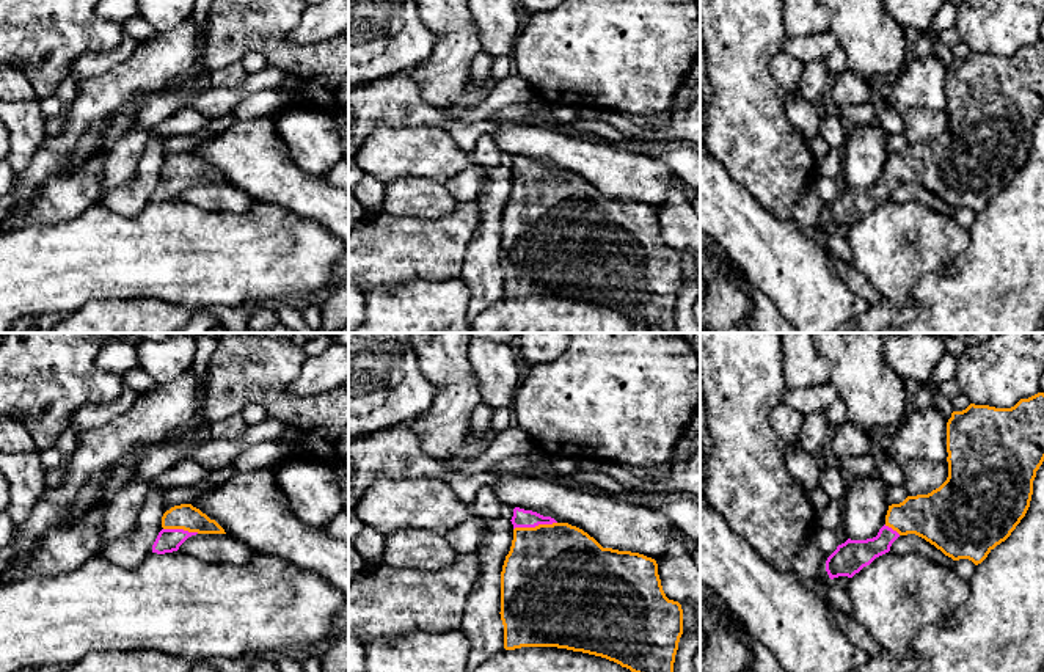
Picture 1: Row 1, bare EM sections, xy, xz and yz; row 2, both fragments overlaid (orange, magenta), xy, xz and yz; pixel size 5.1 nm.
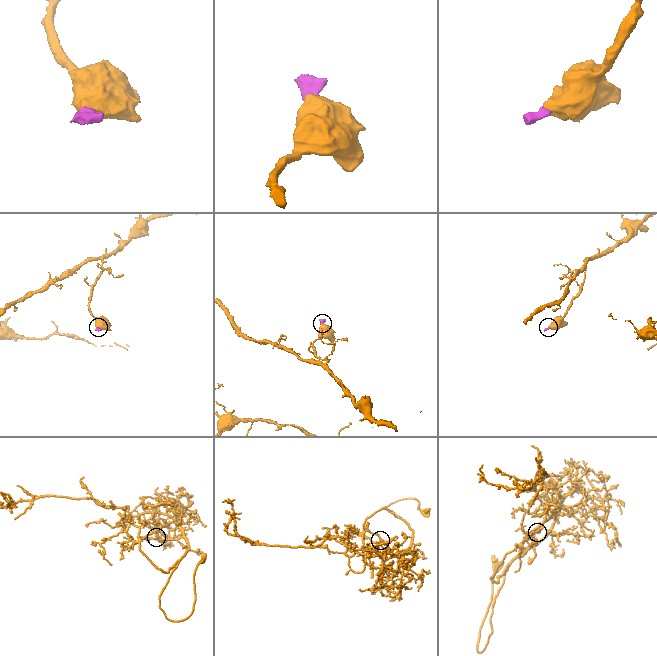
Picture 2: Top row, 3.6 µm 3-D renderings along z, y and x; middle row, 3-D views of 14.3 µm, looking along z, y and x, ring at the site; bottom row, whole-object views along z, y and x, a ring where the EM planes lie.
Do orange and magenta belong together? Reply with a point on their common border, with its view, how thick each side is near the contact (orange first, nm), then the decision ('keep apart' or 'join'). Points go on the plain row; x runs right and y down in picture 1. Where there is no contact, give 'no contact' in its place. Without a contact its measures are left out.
meets orange in xz at (536, 175); 500 nm thick on the orange side, 100 nm on the other; join

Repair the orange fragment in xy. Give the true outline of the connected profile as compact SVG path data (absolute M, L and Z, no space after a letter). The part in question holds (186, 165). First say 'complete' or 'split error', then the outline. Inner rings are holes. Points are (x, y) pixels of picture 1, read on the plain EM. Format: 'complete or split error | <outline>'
split error | M181 152L166 159L162 165L162 176L163 177L159 181L152 193L152 201L157 203L177 199L188 185L196 182L226 182L215 168L210 168L206 162L193 155L192 152Z

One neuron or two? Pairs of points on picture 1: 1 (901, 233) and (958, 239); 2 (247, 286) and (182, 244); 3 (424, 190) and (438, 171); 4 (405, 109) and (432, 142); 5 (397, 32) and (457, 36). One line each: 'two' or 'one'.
1: one
2: one
3: two
4: two
5: two

